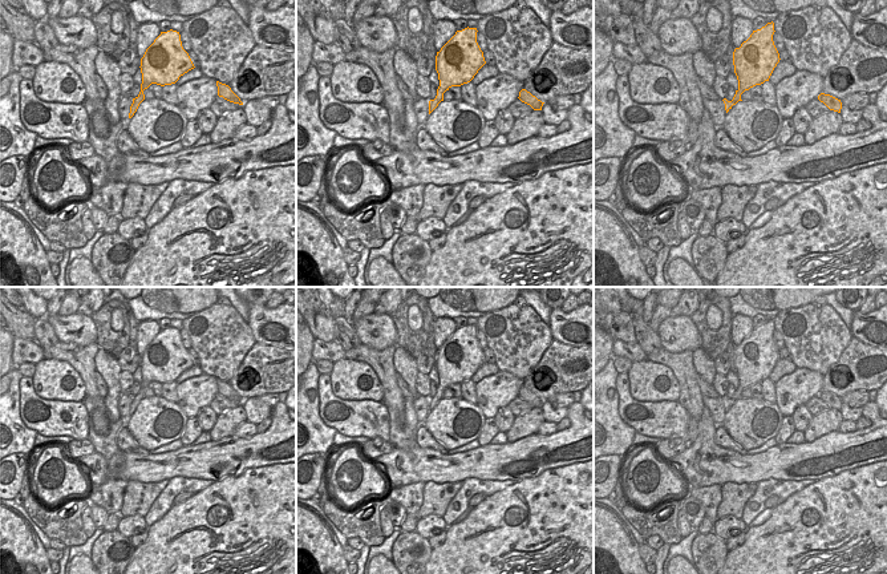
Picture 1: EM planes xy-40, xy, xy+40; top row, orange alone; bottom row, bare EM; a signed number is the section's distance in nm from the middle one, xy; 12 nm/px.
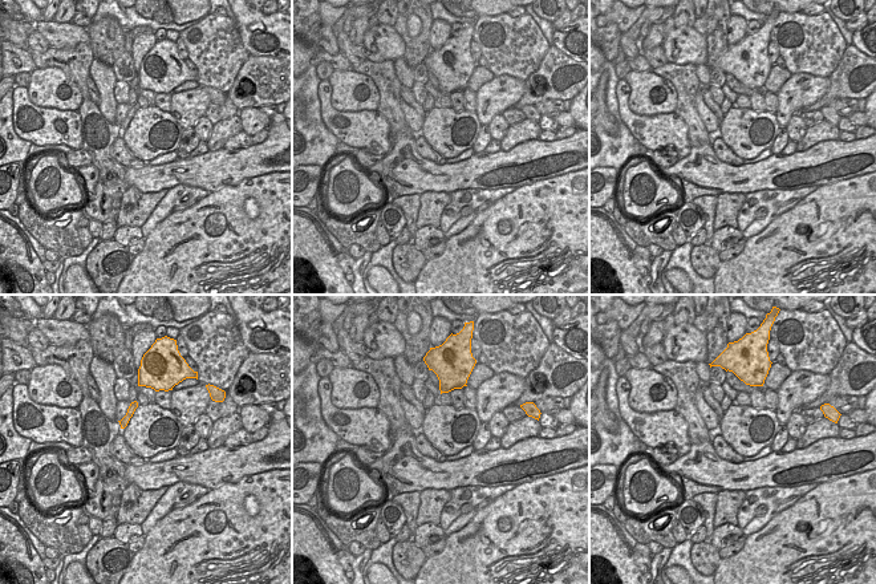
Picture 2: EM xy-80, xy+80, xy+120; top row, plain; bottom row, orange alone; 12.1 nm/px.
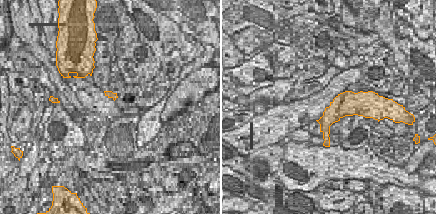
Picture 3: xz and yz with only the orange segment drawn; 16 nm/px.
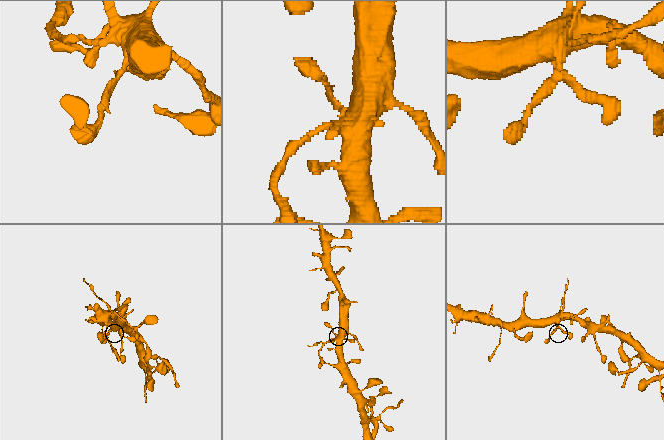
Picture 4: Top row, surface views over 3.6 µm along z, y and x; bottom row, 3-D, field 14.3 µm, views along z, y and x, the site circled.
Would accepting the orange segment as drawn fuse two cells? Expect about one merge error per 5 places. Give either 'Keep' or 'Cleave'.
Keep

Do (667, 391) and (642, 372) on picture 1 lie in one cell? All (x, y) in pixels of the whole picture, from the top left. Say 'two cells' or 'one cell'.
one cell

